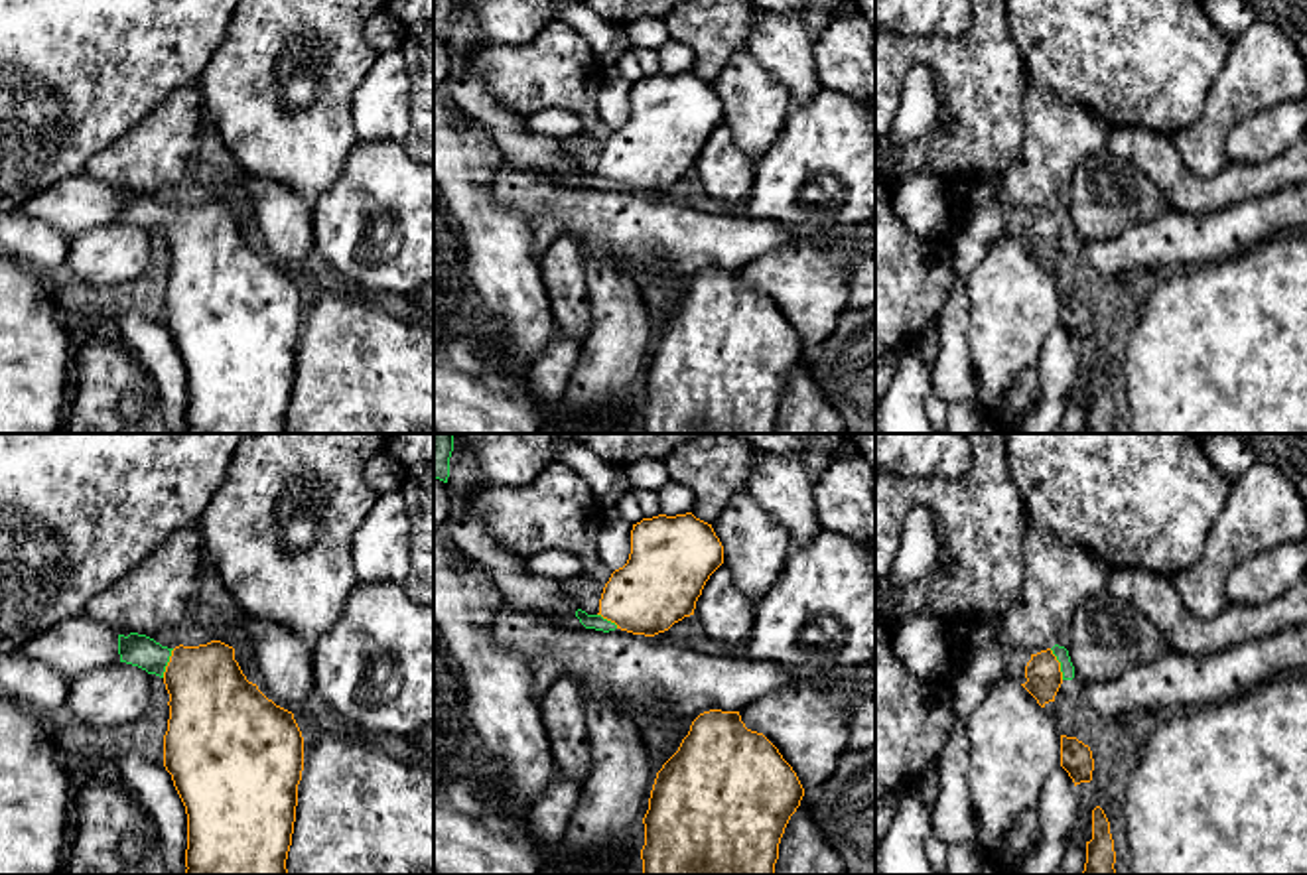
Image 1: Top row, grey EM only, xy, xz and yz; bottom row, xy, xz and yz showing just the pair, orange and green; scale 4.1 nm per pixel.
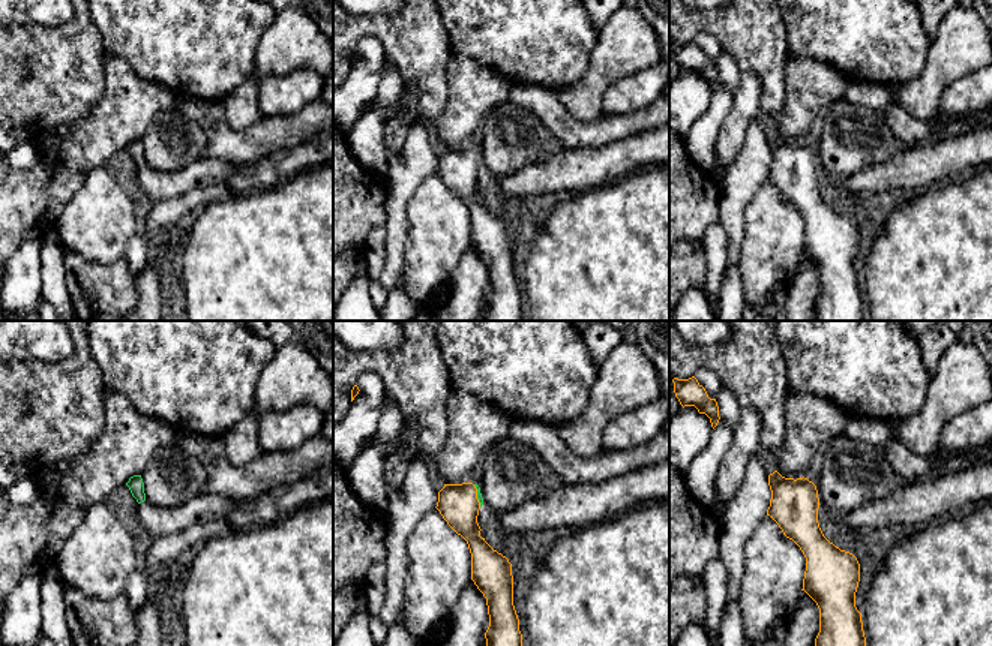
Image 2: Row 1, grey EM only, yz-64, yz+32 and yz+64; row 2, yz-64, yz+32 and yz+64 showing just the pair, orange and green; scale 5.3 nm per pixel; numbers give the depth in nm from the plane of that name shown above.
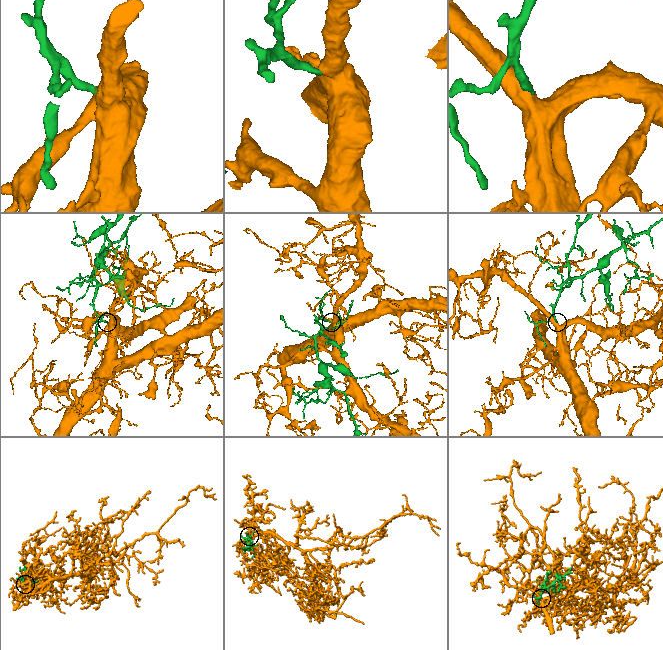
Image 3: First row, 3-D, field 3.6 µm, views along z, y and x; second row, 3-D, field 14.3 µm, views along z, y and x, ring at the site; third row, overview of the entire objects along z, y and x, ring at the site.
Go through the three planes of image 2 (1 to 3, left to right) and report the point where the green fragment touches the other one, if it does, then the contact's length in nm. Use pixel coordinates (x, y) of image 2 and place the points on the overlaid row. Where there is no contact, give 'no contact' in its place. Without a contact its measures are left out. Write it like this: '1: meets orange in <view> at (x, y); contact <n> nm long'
1: no contact
2: meets orange in yz+32 at (476, 495); contact 130 nm long
3: no contact

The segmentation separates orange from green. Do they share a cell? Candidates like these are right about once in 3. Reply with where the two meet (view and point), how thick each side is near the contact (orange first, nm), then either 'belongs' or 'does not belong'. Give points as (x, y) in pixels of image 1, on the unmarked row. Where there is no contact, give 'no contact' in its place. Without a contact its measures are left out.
meets orange in yz at (1059, 223); 150 nm thick on the orange side, 60 nm on the other; belongs

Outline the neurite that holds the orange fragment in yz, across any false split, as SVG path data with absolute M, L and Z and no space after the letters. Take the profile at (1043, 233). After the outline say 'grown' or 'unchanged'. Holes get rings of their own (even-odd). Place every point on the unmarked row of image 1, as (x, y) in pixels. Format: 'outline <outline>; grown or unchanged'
outline M1055 203L1053 207L1031 213L1025 225L1027 240L1021 242L1041 266L1055 260L1055 254L1065 238L1074 236L1074 225L1068 209Z; grown

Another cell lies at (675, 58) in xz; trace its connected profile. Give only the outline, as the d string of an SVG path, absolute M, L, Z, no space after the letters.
M668 37L658 49L660 73L676 75L694 69L694 53L688 45Z

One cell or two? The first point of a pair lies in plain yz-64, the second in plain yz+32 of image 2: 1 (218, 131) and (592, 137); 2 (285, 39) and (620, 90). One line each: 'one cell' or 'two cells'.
1: one cell
2: two cells

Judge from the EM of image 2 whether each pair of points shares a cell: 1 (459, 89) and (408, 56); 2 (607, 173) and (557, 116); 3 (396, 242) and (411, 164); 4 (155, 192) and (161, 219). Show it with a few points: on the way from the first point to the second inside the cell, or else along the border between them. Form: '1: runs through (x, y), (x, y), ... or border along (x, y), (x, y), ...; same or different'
1: border along (452, 54), (447, 63), (447, 102), (438, 116); different
2: border along (620, 140), (613, 140), (598, 147), (565, 150); different
3: runs through (396, 222), (396, 203), (404, 183); same
4: border along (191, 191), (153, 204); different

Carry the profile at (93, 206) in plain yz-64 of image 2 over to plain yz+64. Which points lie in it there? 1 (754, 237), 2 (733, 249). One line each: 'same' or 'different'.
1: same
2: different

